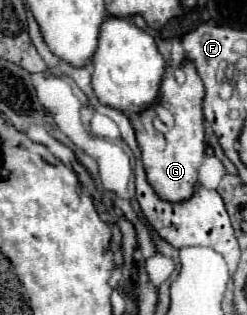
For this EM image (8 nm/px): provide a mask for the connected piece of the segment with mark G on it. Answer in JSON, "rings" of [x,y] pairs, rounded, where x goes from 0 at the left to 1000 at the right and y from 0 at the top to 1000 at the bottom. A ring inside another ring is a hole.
{"rings":[[[753,184],[753,190],[737,190],[729,216],[753,241],[753,254],[737,267],[721,267],[721,254],[704,241],[713,216],[672,210],[664,248],[648,267],[648,305],[640,305],[640,324],[704,362],[704,375],[713,375],[704,406],[664,419],[664,425],[640,419],[615,400],[615,337],[607,337],[607,343],[567,356],[575,394],[567,394],[567,413],[551,413],[551,444],[559,444],[567,476],[575,476],[575,514],[591,533],[599,578],[648,629],[688,635],[688,641],[737,641],[737,635],[777,622],[785,584],[802,571],[802,527],[818,521],[826,470],[834,470],[826,362],[818,362],[818,324],[826,324],[834,286],[826,286],[826,267],[818,267],[802,229],[785,222],[785,197],[769,197]]]}

